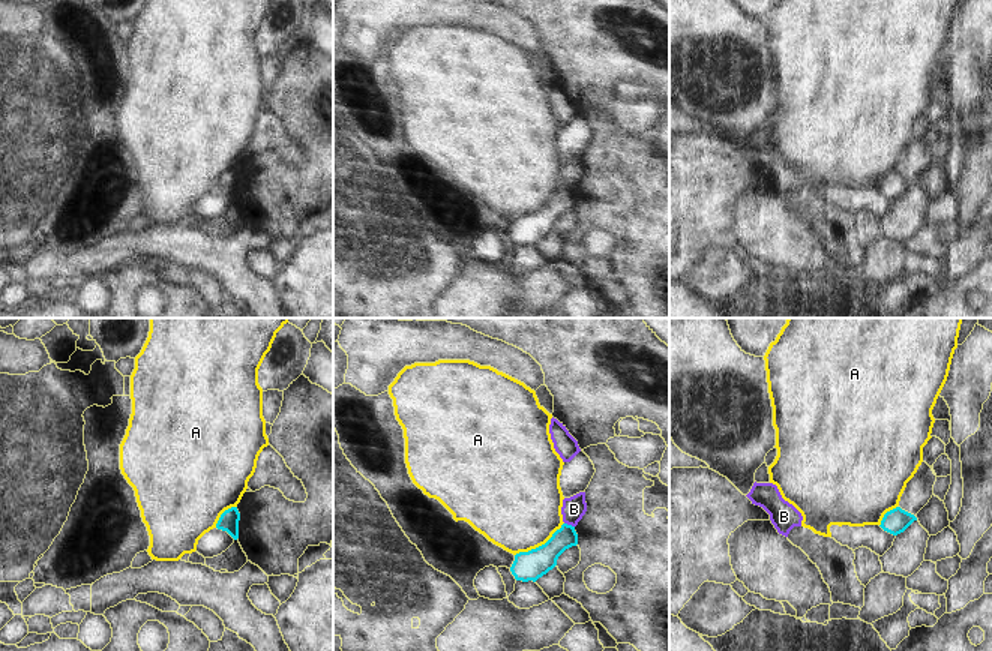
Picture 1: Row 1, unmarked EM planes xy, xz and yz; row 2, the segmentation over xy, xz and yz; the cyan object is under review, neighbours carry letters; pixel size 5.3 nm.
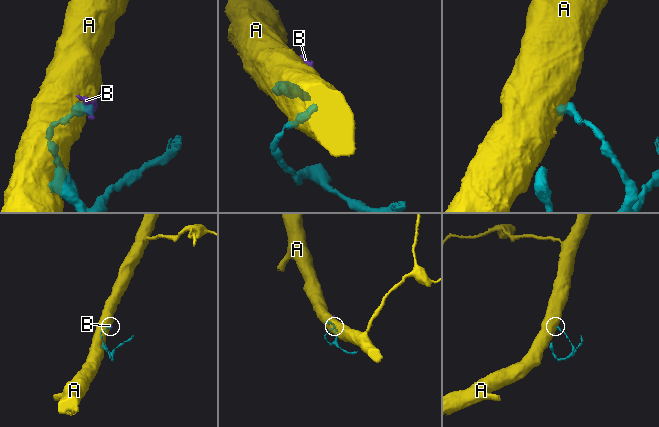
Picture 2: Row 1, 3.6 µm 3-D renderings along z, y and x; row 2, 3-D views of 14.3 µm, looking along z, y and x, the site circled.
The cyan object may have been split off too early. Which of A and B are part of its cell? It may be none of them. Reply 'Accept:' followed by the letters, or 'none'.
Accept: none

